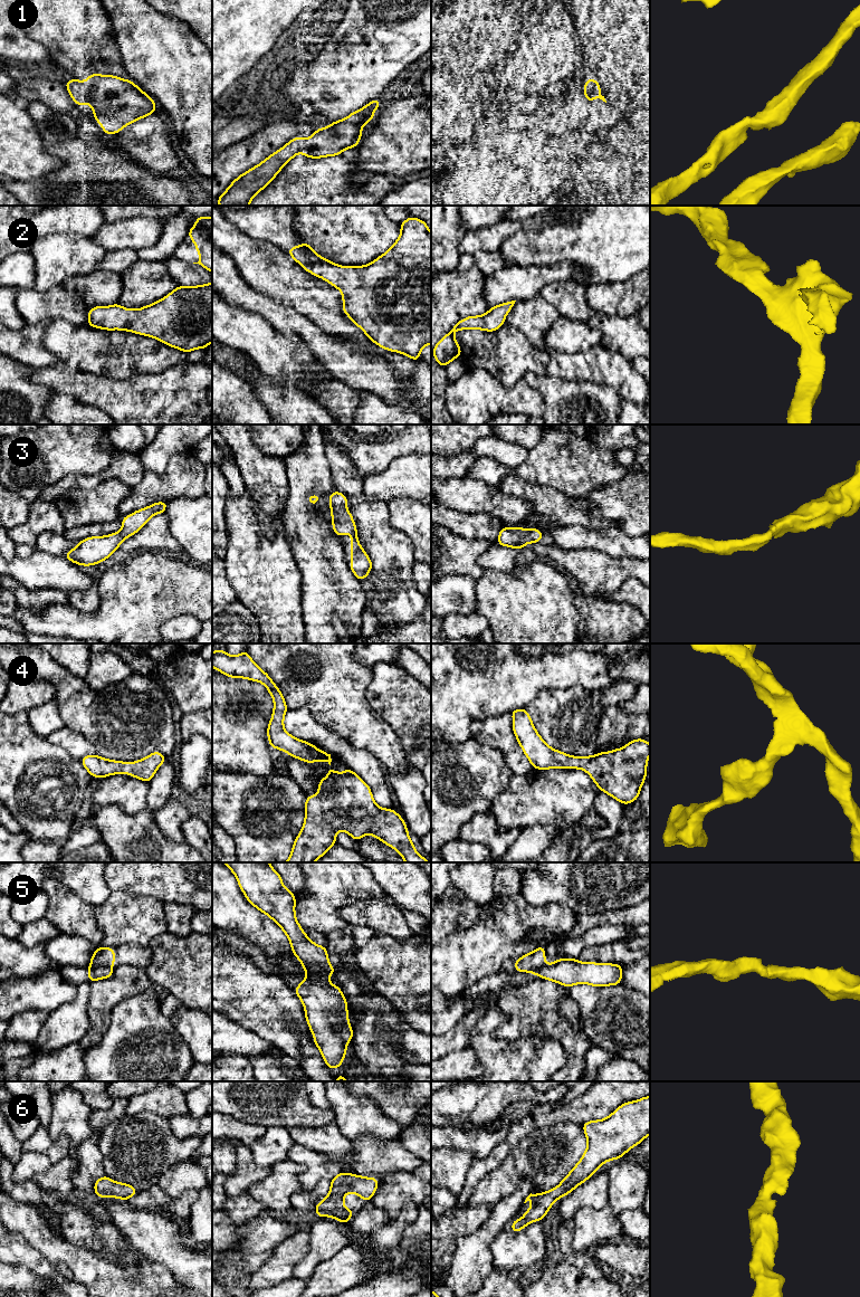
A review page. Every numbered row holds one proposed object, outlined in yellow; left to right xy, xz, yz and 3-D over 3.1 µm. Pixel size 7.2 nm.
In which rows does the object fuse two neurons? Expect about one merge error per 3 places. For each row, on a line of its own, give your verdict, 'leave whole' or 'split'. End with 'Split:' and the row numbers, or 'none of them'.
1: leave whole
2: leave whole
3: leave whole
4: leave whole
5: split
6: leave whole
Split: 5

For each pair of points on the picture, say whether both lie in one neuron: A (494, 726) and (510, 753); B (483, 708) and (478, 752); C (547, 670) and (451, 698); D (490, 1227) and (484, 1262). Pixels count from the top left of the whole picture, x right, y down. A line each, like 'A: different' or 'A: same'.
A: same
B: different
C: same
D: same

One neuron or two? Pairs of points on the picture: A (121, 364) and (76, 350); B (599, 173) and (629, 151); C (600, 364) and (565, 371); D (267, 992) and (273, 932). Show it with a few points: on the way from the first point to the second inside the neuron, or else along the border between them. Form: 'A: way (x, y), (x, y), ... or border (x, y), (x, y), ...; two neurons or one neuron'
A: way (110, 356), (87, 350); one neuron
B: border (602, 142), (609, 151), (623, 156), (638, 167); two neurons
C: way (591, 365), (574, 366); one neuron
D: border (275, 973), (280, 976); two neurons

